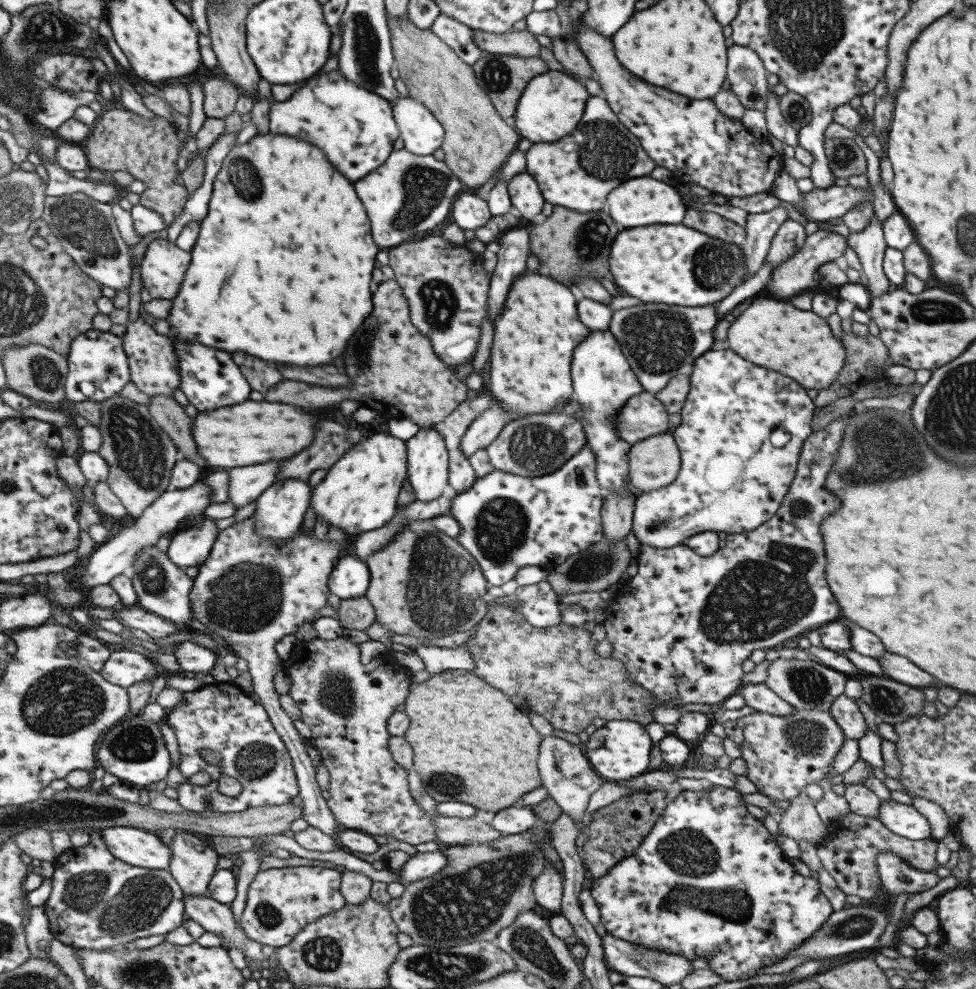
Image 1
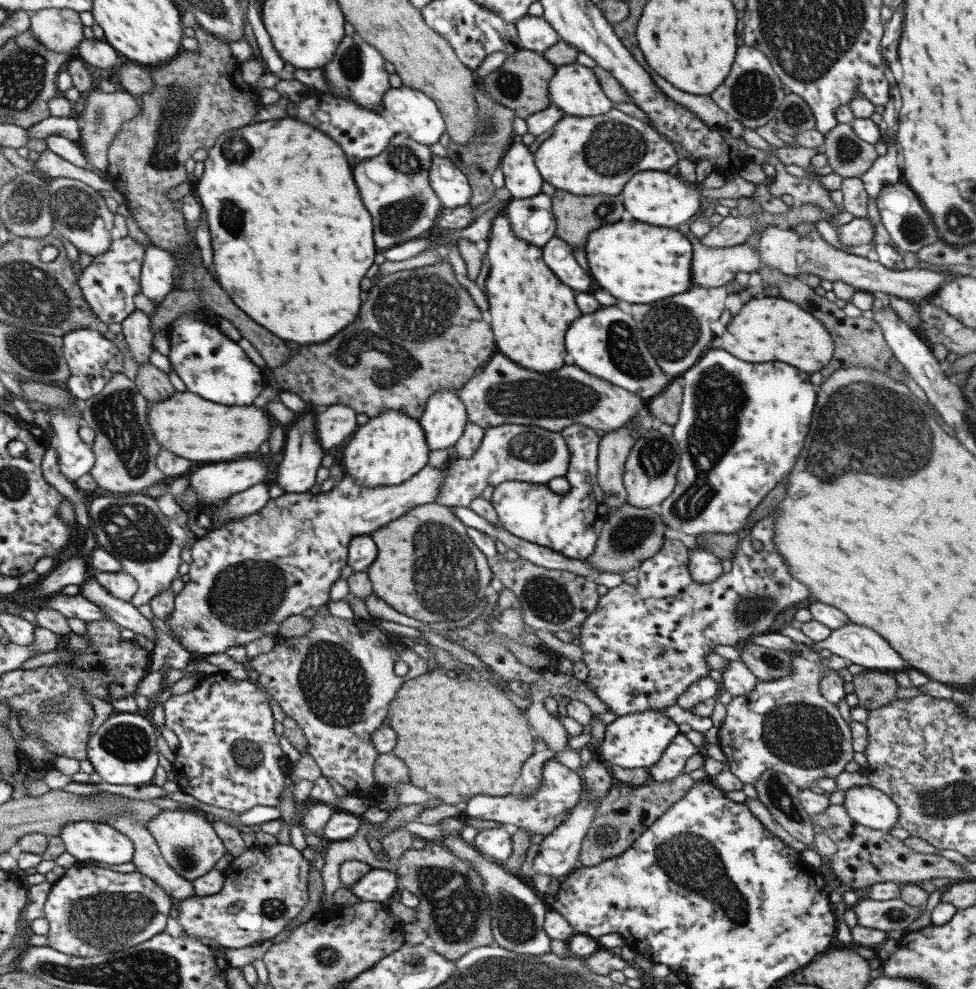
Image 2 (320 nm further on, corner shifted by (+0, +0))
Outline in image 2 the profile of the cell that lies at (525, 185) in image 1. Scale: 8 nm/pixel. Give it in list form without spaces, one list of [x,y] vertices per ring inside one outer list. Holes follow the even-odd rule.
[[[511,142],[500,158],[498,167],[504,176],[504,187],[510,194],[510,199],[524,199],[538,195],[543,180],[537,167],[534,165],[534,156],[521,142]]]

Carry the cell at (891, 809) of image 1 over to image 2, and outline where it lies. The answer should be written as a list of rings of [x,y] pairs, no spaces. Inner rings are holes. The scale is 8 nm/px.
[[[871,786],[847,788],[841,806],[855,823],[872,830],[888,832],[899,816],[895,802]]]

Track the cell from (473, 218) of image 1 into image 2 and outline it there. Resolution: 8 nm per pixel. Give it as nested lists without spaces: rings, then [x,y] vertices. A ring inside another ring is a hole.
[[[431,157],[428,181],[443,207],[457,208],[468,204],[471,189],[466,176],[447,157]]]

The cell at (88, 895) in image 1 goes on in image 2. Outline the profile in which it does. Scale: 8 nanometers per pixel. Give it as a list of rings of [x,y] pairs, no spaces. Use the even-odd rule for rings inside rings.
[[[74,864],[50,885],[43,905],[48,930],[46,945],[69,956],[89,957],[120,951],[164,932],[171,910],[170,896],[139,871],[119,873]]]

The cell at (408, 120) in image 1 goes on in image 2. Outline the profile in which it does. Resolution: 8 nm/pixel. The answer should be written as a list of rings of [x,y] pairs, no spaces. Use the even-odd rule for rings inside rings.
[[[406,86],[389,87],[381,98],[383,108],[402,126],[402,133],[429,146],[446,130],[439,109],[425,94]]]

